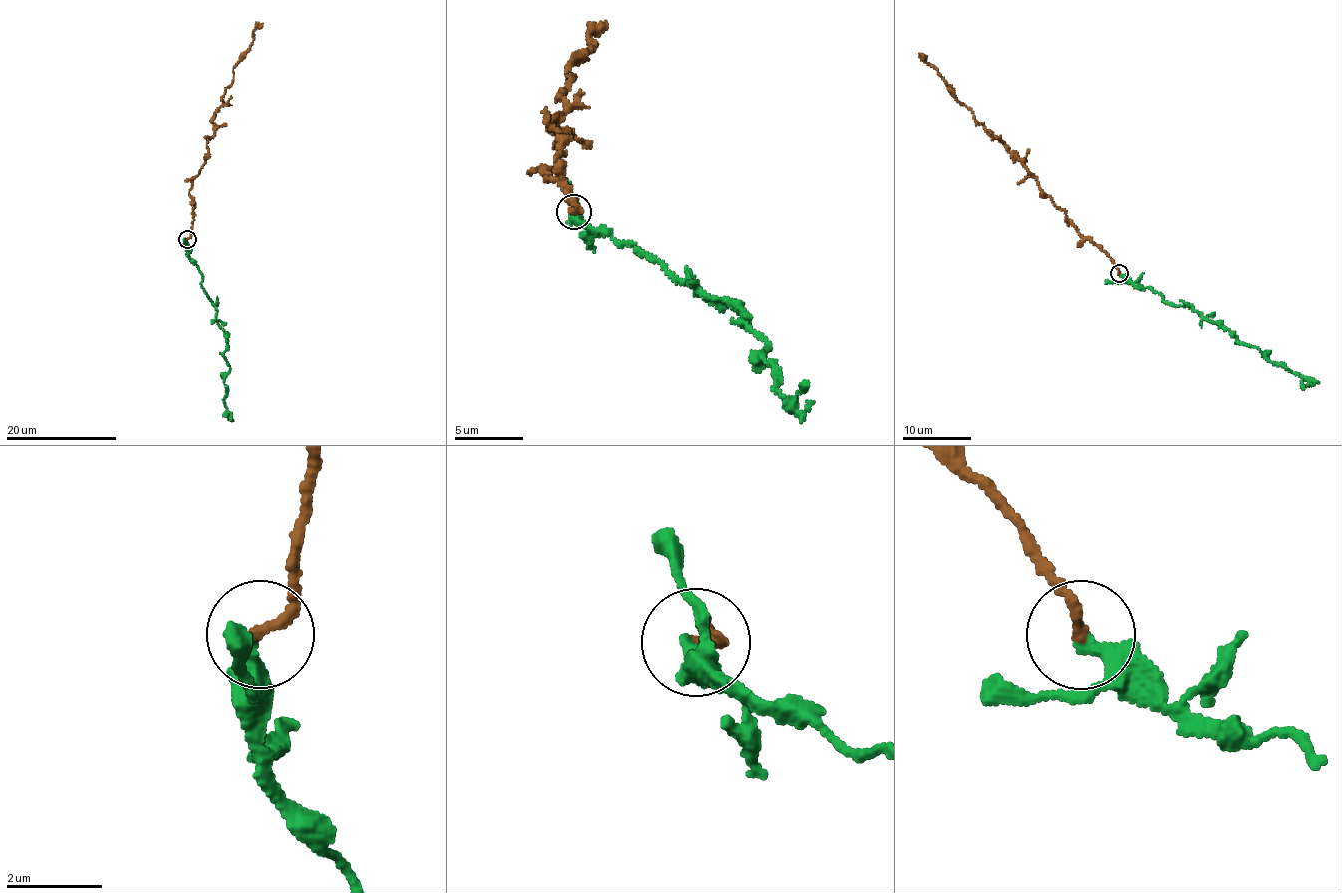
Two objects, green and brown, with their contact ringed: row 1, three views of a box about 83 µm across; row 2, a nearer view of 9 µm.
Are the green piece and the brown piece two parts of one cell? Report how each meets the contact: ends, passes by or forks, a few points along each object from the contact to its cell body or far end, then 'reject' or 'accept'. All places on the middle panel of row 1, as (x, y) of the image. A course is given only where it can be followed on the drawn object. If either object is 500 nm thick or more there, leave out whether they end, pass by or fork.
green ends there; brown ends there; green runs (573, 212), (576, 222), (739, 312), (766, 342), (775, 393), (800, 413), (813, 401); brown runs (573, 212), (567, 186), (545, 178), (566, 134), (552, 119), (575, 78), (566, 66), (605, 21); accept

